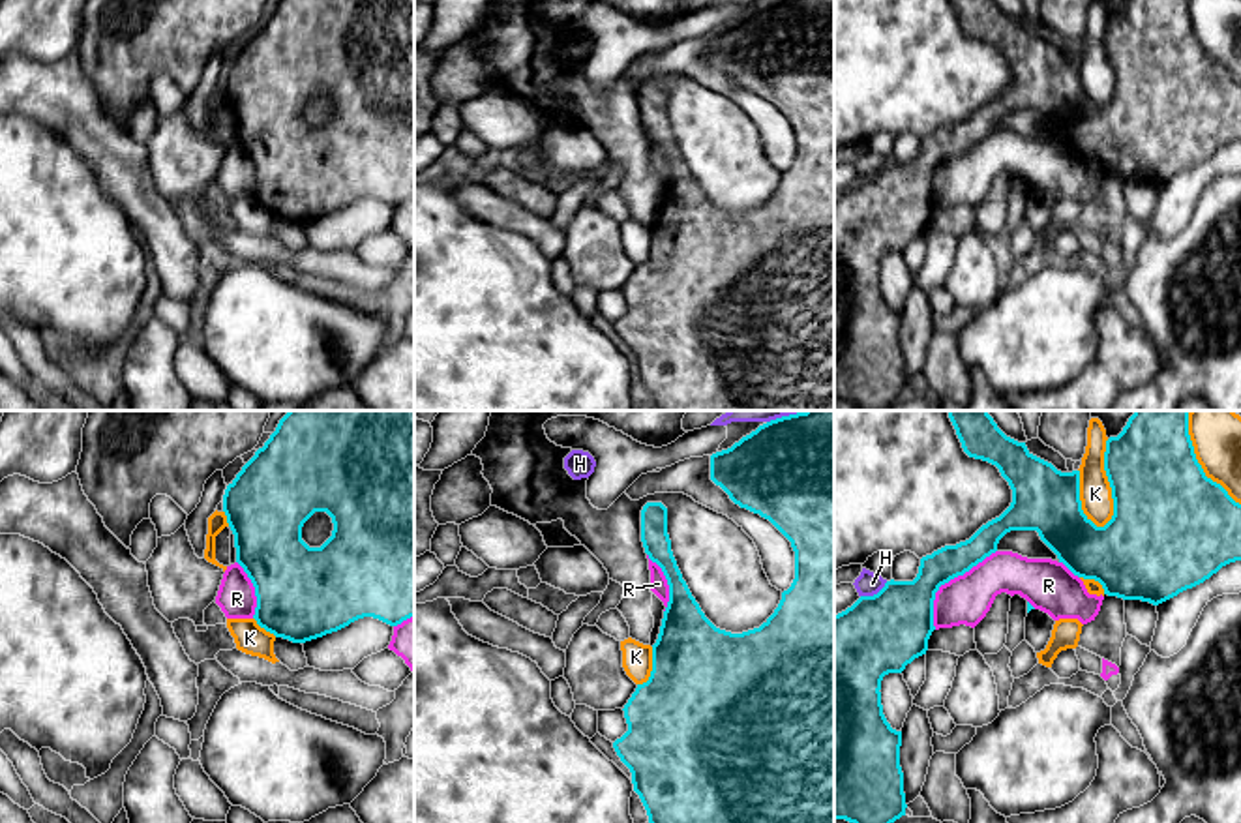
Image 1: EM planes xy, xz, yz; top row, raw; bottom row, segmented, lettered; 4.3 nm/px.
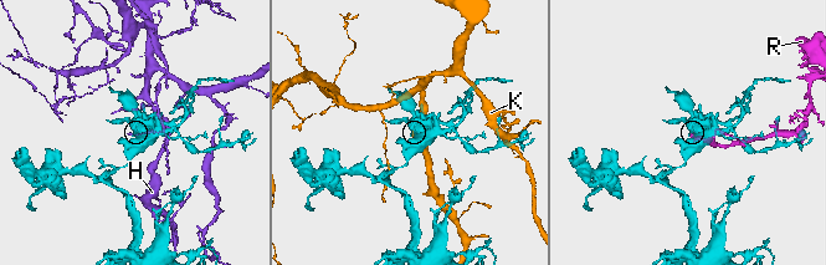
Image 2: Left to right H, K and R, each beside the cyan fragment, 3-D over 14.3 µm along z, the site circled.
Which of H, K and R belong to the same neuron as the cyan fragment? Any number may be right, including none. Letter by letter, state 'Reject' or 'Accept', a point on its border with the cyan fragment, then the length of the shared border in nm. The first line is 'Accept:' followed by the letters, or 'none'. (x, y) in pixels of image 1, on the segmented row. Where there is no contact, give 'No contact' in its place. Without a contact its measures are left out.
Accept: none
H: Reject. Touches cyan at yz (874, 595). Shared border 140 nm
K: Reject. Touches cyan at yz (1110, 486). Shared border 380 nm
R: Reject. Touches cyan at yz (947, 582). Shared border 440 nm

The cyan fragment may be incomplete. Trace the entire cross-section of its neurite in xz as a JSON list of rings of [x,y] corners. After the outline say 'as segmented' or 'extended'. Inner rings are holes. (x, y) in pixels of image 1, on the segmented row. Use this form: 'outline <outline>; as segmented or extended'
outline [[[804,411],[759,426],[731,448],[710,456],[710,480],[735,504],[769,519],[791,542],[795,579],[759,628],[742,634],[716,628],[701,611],[677,566],[667,534],[667,508],[662,502],[647,502],[641,510],[641,542],[649,559],[662,568],[667,579],[669,602],[652,645],[650,677],[637,684],[624,705],[628,731],[613,742],[613,748],[632,772],[634,791],[647,810],[649,823],[834,823],[834,411]]]; as segmented

